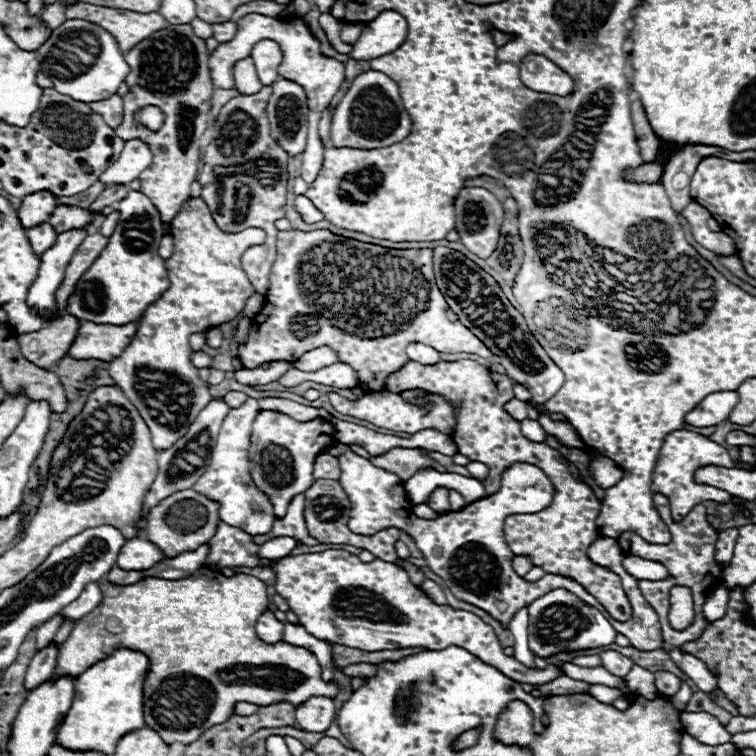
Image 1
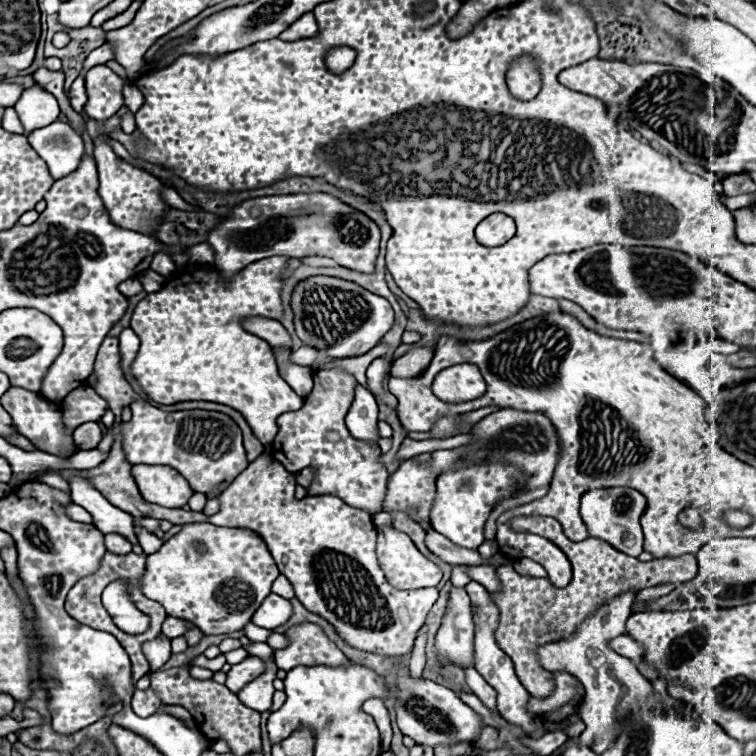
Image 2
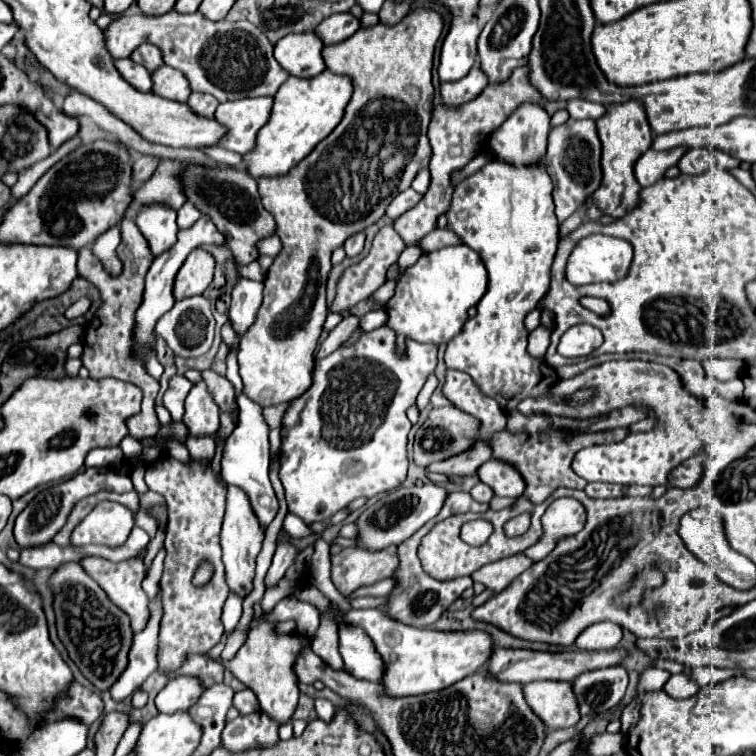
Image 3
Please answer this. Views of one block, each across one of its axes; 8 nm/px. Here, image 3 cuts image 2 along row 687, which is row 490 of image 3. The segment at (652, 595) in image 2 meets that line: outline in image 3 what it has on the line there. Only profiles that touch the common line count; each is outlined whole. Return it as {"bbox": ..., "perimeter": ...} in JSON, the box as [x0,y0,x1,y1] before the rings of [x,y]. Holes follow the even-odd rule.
{"bbox":[584,482,624,498],"perimeter":[[[594,482],[594,484],[586,484],[584,492],[590,498],[620,498],[620,496],[624,496],[624,486]]]}

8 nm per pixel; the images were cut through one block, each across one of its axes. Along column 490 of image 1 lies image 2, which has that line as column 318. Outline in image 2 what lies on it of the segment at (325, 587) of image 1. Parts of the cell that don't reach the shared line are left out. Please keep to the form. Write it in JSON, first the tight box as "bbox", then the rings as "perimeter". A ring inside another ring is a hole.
{"bbox":[276,624,348,672],"perimeter":[[[300,624],[286,632],[290,646],[276,650],[276,664],[290,672],[294,666],[346,666],[348,658],[316,624]]]}

